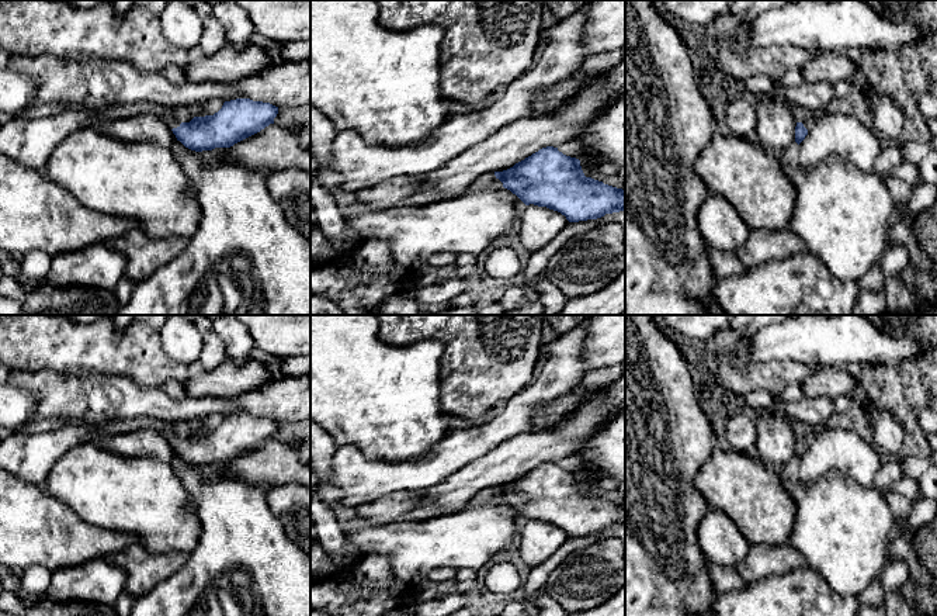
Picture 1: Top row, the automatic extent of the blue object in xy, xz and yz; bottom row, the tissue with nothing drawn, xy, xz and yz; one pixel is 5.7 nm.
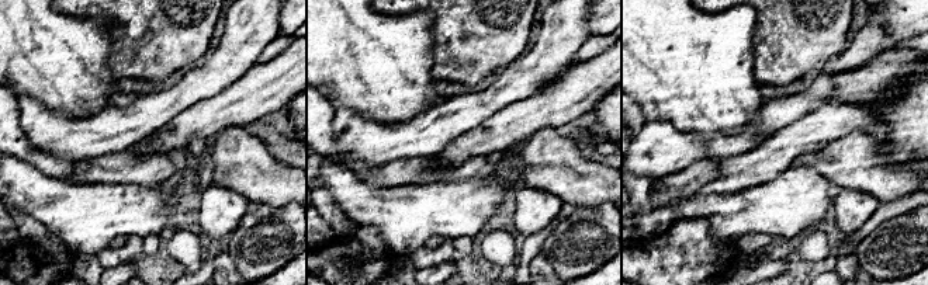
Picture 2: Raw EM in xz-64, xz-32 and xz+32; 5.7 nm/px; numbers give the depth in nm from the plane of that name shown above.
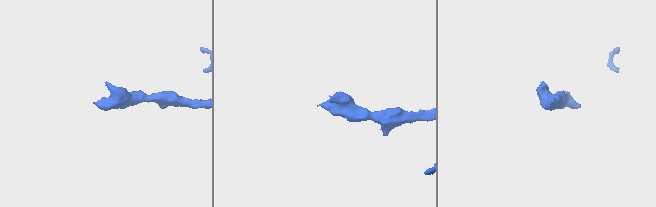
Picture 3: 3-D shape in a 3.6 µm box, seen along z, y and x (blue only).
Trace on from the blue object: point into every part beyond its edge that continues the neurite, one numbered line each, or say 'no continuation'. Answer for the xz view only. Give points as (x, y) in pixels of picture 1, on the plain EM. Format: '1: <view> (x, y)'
1: xz (488, 495)

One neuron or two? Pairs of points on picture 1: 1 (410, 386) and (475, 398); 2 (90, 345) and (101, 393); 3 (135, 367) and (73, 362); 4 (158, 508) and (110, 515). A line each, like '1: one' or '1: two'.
1: two
2: two
3: one
4: one

